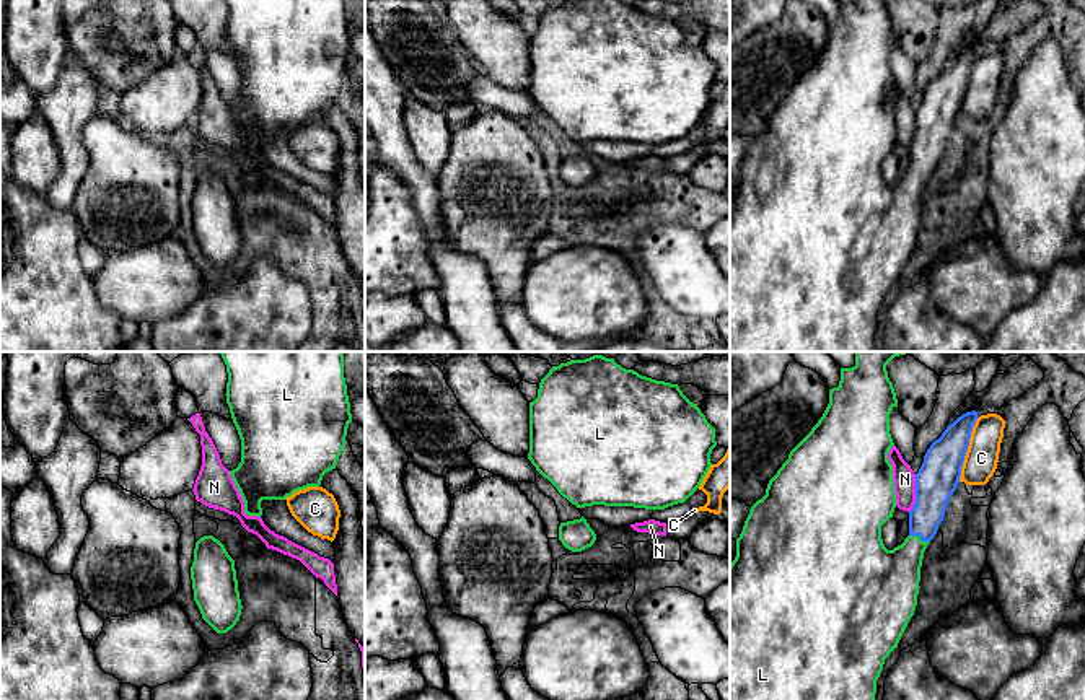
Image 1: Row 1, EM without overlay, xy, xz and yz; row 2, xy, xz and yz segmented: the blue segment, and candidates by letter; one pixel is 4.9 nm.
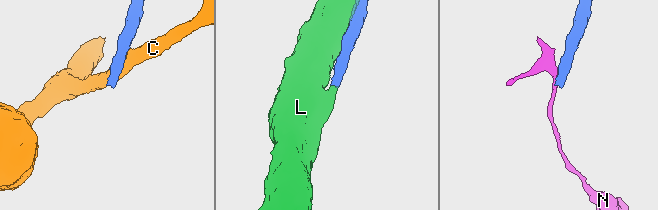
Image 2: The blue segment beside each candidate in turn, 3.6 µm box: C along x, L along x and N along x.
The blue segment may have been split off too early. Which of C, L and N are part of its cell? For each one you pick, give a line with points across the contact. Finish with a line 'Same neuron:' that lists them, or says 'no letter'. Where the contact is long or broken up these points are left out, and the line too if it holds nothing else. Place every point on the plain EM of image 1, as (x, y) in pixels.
Same neuron: L

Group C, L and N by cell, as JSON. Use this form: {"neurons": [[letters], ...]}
{"neurons": [["C"], ["L"], ["N"]]}

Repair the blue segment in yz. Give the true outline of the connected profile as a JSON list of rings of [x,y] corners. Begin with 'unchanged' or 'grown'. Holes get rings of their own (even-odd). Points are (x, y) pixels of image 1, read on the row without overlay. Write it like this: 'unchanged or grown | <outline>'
grown | [[[886,0],[841,3],[839,21],[829,24],[823,52],[790,86],[769,116],[766,130],[751,142],[730,199],[730,352],[873,352],[876,316],[914,251],[924,187],[956,125],[979,54],[976,46],[963,49],[930,80],[916,109],[909,171],[888,186],[881,161],[896,143],[888,96],[894,81],[890,68],[894,42],[898,34]]]

